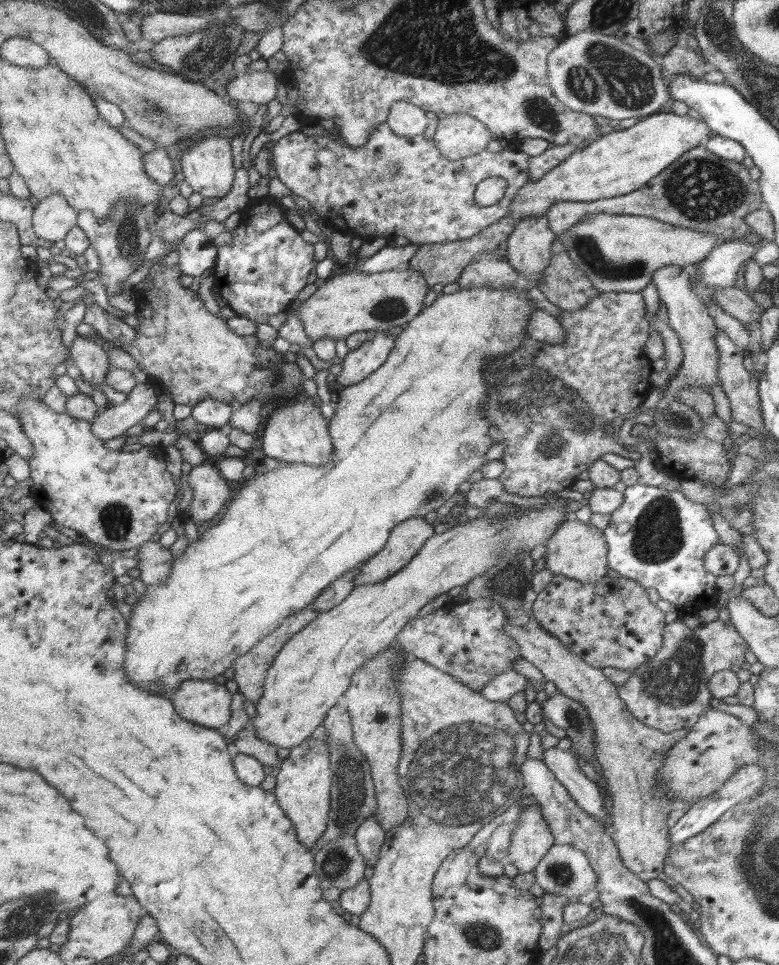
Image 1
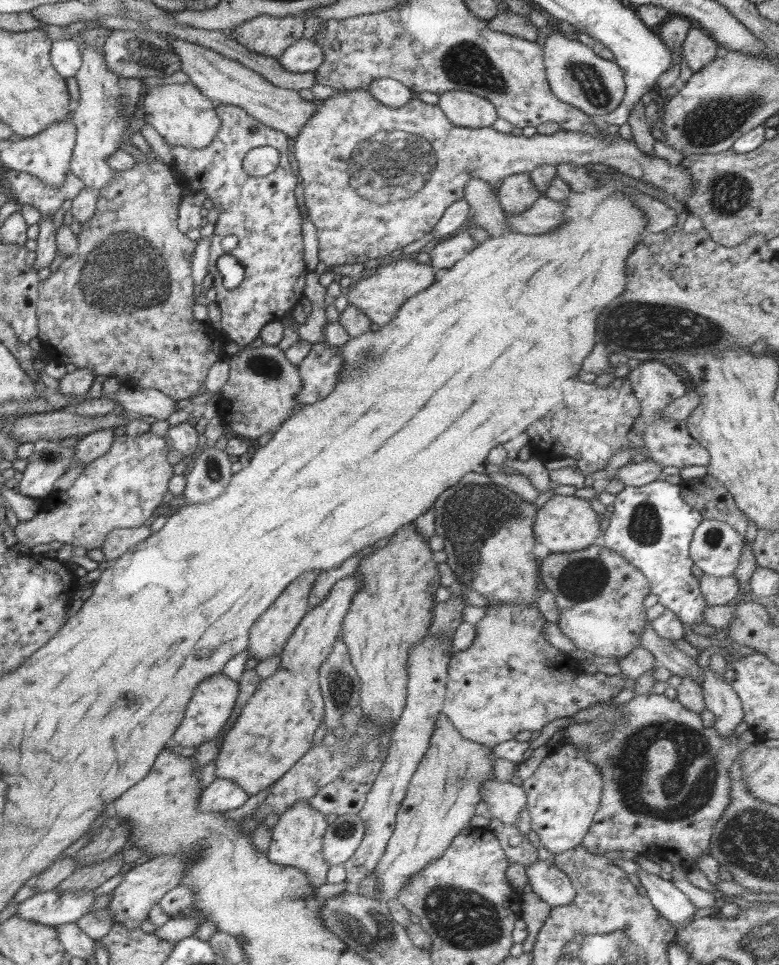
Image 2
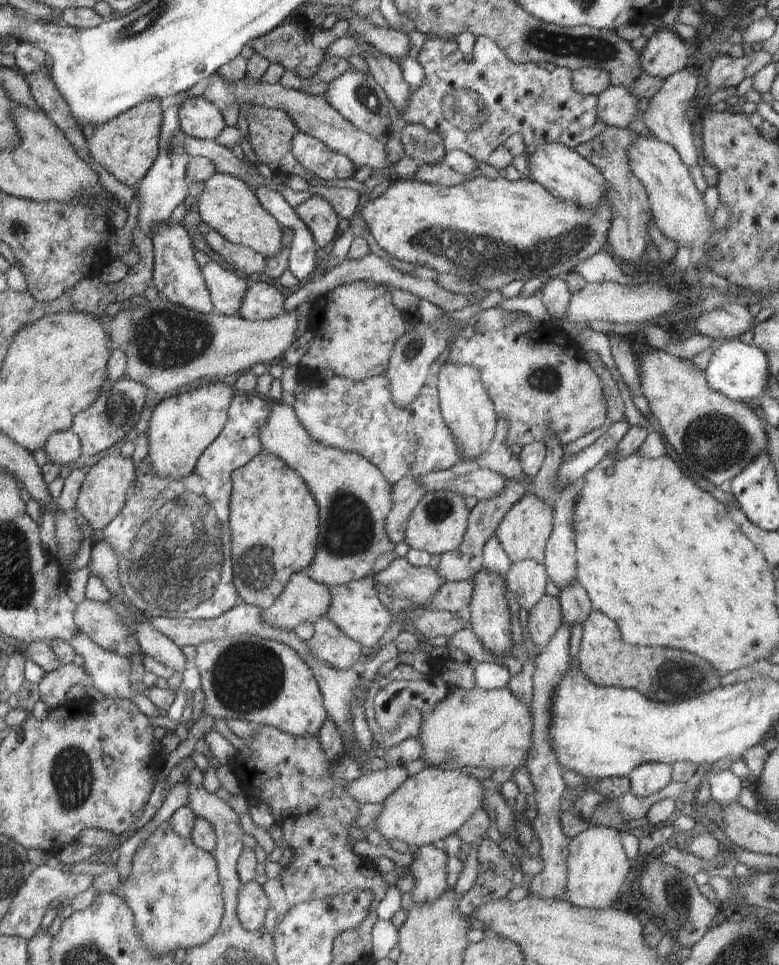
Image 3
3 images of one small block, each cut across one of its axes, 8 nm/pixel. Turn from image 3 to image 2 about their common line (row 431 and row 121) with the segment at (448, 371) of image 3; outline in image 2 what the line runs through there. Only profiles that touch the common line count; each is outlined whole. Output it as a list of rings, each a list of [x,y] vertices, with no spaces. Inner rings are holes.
[[[464,90],[444,92],[437,105],[454,126],[462,128],[492,127],[497,119],[496,108],[490,101]]]

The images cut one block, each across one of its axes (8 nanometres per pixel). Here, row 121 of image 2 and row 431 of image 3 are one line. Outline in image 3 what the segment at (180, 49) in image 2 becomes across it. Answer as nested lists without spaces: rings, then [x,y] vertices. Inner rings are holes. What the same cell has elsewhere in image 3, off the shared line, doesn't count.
[[[274,401],[268,414],[266,424],[260,427],[260,442],[263,448],[274,456],[282,458],[290,468],[293,468],[306,482],[310,494],[318,505],[319,531],[316,554],[305,570],[312,580],[326,586],[344,585],[362,580],[372,574],[374,562],[381,554],[394,550],[394,542],[386,536],[384,522],[392,510],[394,492],[392,486],[384,478],[382,472],[358,453],[343,451],[337,448],[326,448],[324,444],[312,440],[306,428],[300,424],[298,416],[290,405]]]

